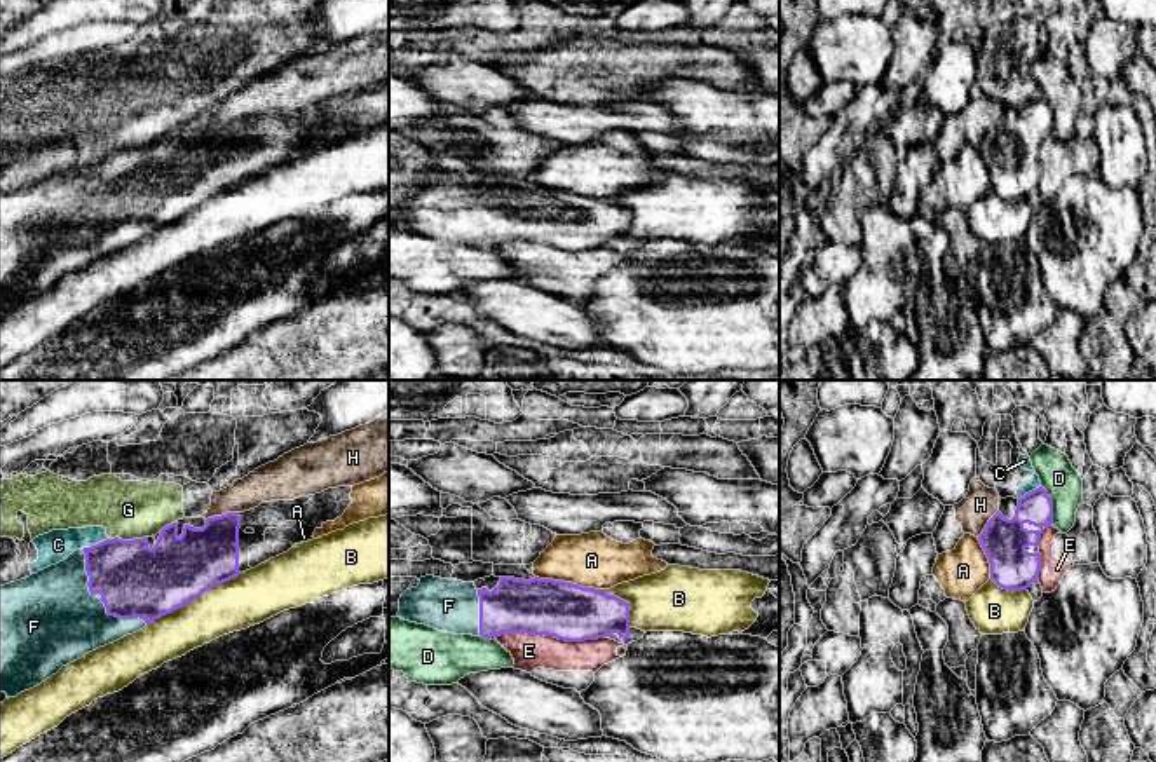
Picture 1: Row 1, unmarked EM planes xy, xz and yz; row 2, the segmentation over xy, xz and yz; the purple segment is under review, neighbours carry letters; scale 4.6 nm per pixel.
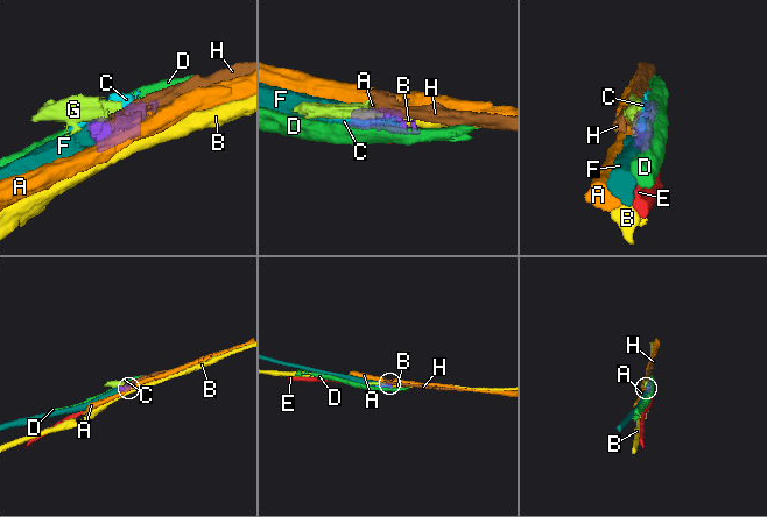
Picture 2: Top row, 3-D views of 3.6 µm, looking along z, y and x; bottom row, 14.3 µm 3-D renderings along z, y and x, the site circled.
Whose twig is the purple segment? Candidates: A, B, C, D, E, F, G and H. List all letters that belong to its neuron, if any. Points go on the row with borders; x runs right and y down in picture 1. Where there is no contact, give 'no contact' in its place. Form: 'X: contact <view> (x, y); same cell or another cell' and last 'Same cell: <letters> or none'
A: contact xz (571, 583); another cell
B: contact xy (192, 600); another cell
C: contact xy (95, 544); another cell
D: contact yz (1052, 504); another cell
E: contact xz (550, 635); another cell
F: contact xy (121, 618); same cell
G: contact xy (128, 541); another cell
H: contact xy (222, 515); another cell
Same cell: F

